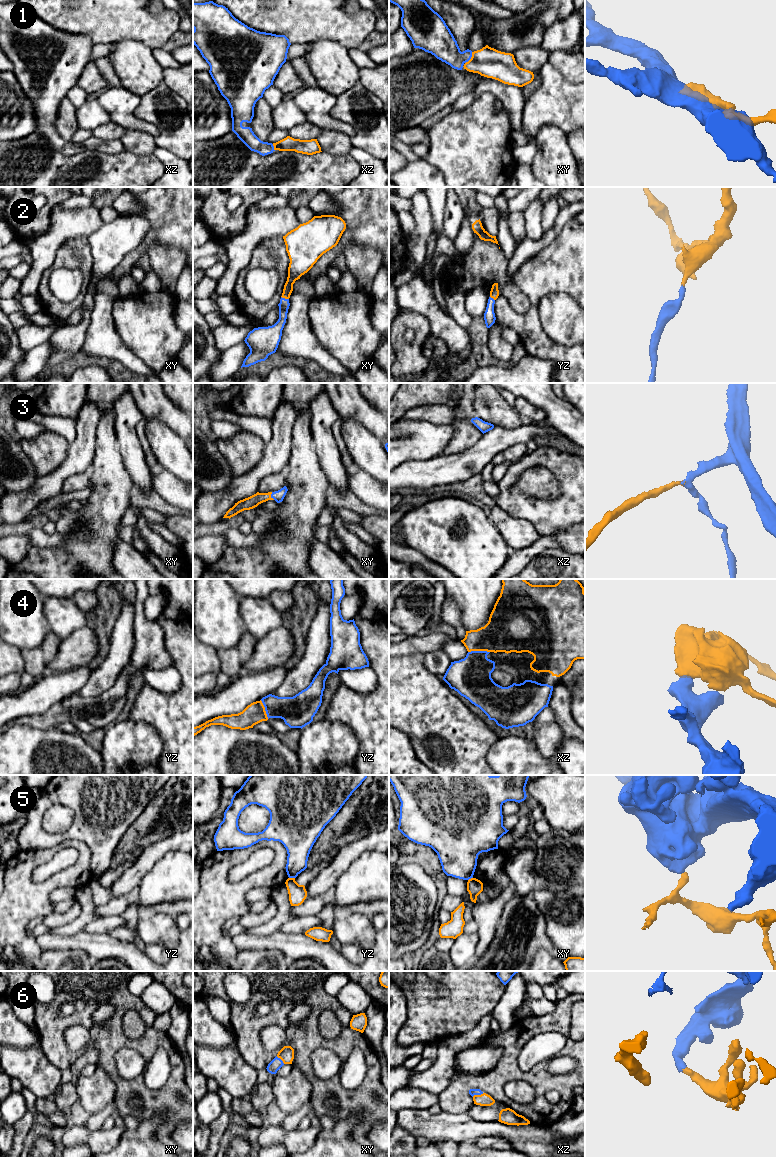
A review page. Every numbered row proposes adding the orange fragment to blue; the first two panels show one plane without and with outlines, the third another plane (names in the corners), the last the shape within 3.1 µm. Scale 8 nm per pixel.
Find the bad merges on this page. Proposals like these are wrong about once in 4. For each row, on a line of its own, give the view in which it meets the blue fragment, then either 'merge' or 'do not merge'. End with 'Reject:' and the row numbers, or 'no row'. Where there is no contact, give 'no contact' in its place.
1: contact in xy; merge
2: contact in xy; merge
3: contact in xy; merge
4: contact in xz; merge
5: contact in yz; do not merge
6: contact in xz; merge
Reject: 5

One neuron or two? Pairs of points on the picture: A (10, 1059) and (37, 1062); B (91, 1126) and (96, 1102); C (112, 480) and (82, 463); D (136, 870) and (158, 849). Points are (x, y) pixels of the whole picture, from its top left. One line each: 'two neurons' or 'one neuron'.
A: one neuron
B: two neurons
C: two neurons
D: one neuron

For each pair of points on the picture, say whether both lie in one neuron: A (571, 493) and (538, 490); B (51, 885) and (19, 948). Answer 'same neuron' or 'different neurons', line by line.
A: different neurons
B: same neuron

